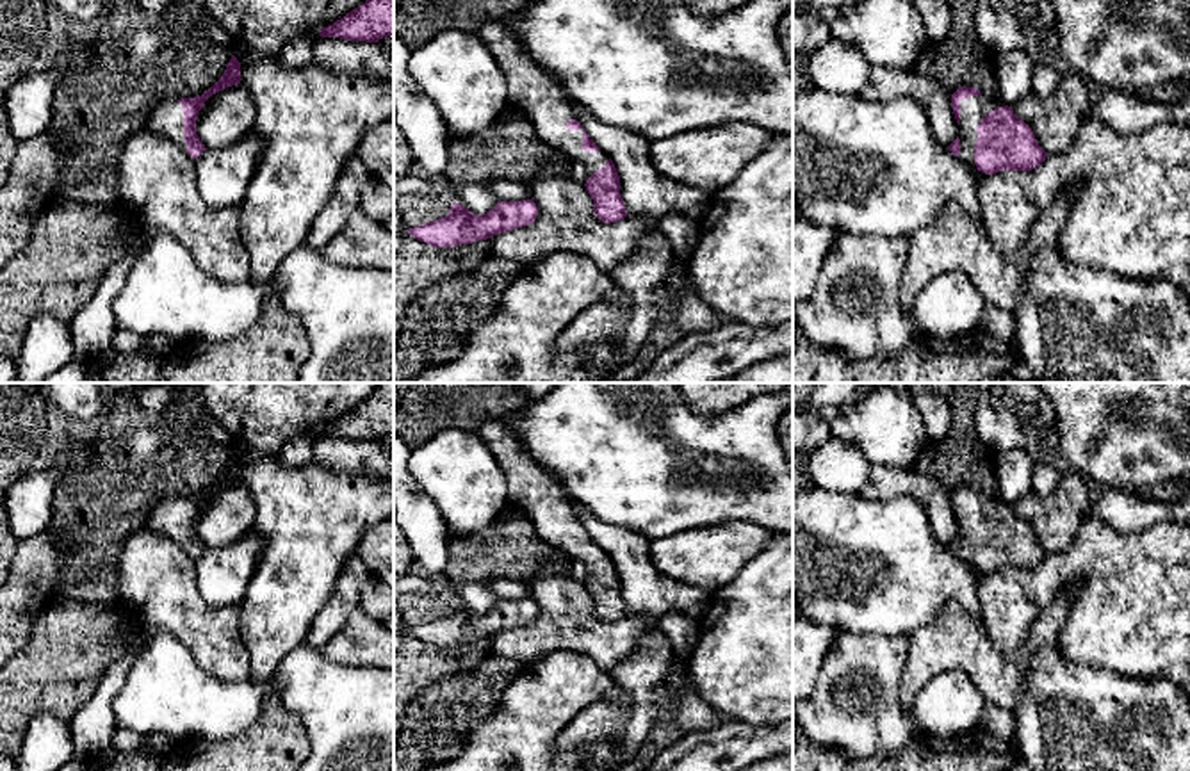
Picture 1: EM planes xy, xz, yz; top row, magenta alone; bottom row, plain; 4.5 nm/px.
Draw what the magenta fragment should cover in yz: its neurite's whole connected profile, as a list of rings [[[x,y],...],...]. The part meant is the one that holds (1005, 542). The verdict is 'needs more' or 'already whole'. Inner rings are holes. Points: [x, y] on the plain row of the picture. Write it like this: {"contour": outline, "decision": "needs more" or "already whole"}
{"contour": [[[964,484],[951,493],[951,507],[958,536],[948,548],[978,570],[1031,570],[1046,559],[1031,527],[998,493]]], "decision": "needs more"}

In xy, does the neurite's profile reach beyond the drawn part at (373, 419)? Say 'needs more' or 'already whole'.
already whole

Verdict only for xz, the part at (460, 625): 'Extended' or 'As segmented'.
As segmented

